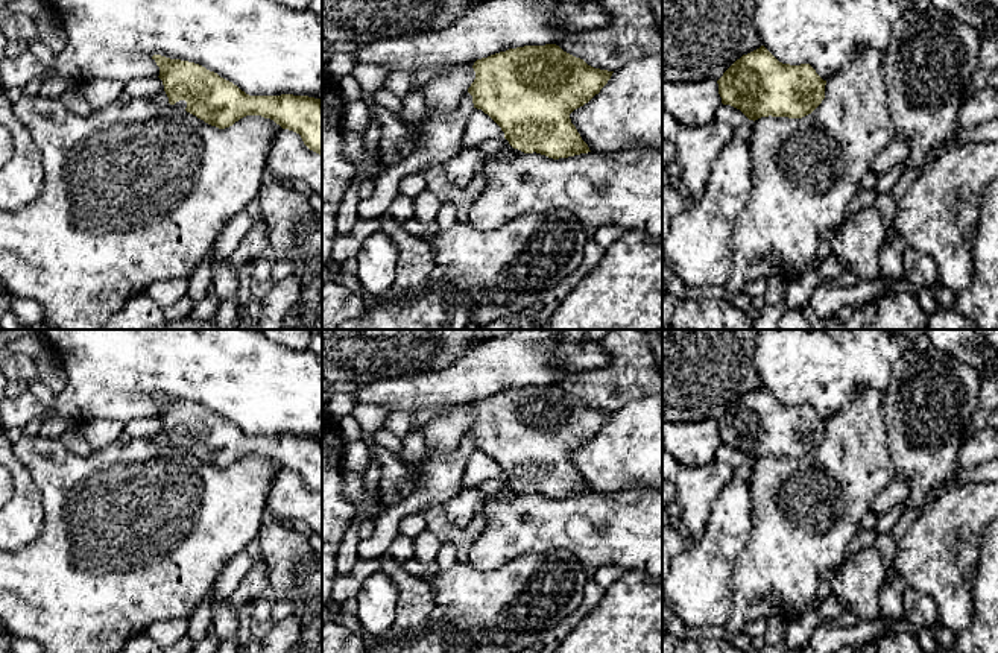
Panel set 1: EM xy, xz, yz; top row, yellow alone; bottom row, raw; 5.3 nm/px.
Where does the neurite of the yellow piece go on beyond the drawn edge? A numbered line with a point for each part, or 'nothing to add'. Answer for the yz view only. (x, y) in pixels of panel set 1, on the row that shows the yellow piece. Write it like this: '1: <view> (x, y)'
nothing to add

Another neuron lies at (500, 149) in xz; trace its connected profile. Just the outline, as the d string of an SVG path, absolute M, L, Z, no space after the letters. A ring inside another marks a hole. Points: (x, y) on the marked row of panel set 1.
M506 138L497 140L495 143L488 144L489 150L486 155L488 159L510 159L516 155L515 149L509 144Z

